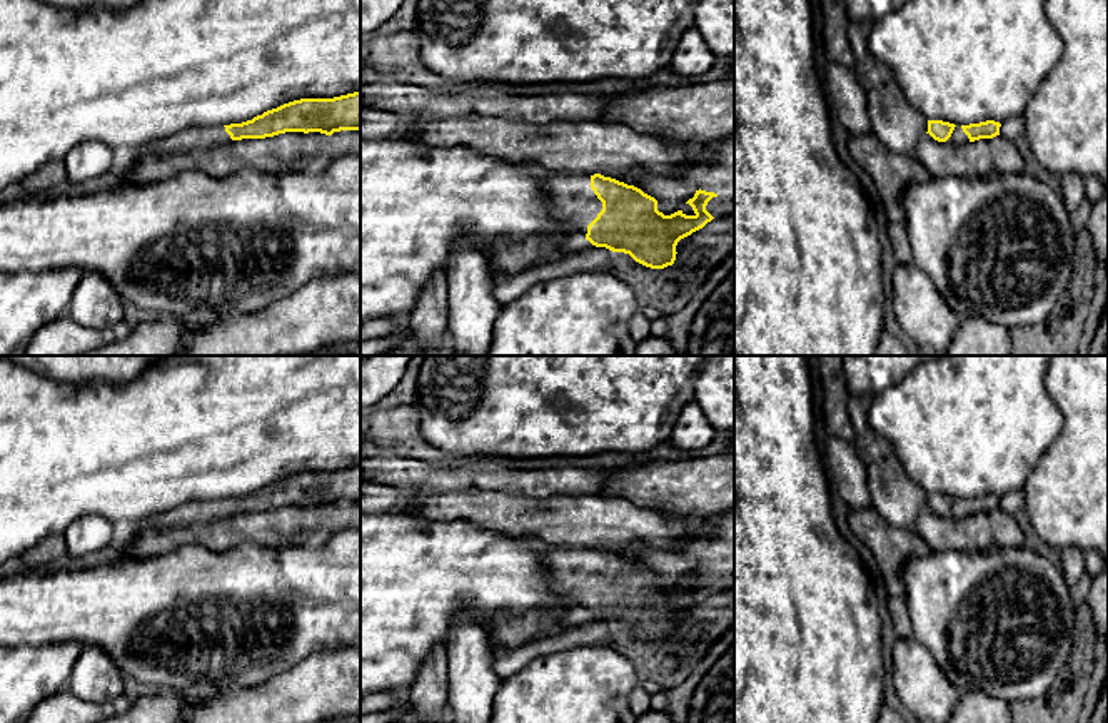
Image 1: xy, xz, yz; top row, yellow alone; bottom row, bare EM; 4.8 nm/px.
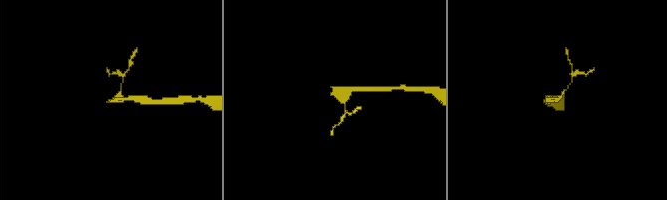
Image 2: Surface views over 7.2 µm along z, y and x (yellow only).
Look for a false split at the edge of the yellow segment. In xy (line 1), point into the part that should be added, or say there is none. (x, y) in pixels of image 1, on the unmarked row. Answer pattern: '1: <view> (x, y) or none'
1: xy (199, 511)

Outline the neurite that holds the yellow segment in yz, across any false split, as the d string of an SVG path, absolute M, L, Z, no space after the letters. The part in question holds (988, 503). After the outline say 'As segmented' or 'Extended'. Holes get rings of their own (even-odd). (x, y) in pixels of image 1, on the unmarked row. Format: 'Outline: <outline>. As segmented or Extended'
Outline: M928 494L928 506L938 516L961 519L980 513L993 513L1000 509L1000 496L986 494L970 499L954 499L943 494Z. Extended

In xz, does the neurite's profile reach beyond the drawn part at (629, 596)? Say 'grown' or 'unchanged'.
grown

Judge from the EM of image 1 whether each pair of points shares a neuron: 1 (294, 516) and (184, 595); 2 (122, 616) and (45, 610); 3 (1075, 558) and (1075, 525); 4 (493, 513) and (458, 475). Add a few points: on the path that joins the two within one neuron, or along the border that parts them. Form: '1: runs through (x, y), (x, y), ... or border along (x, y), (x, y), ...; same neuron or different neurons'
1: border along (294, 545), (239, 543), (217, 553); different neurons
2: runs through (104, 610), (64, 610); same neuron
3: border along (1058, 550), (1077, 546), (1083, 553); different neurons
4: runs through (483, 503), (464, 485); same neuron

